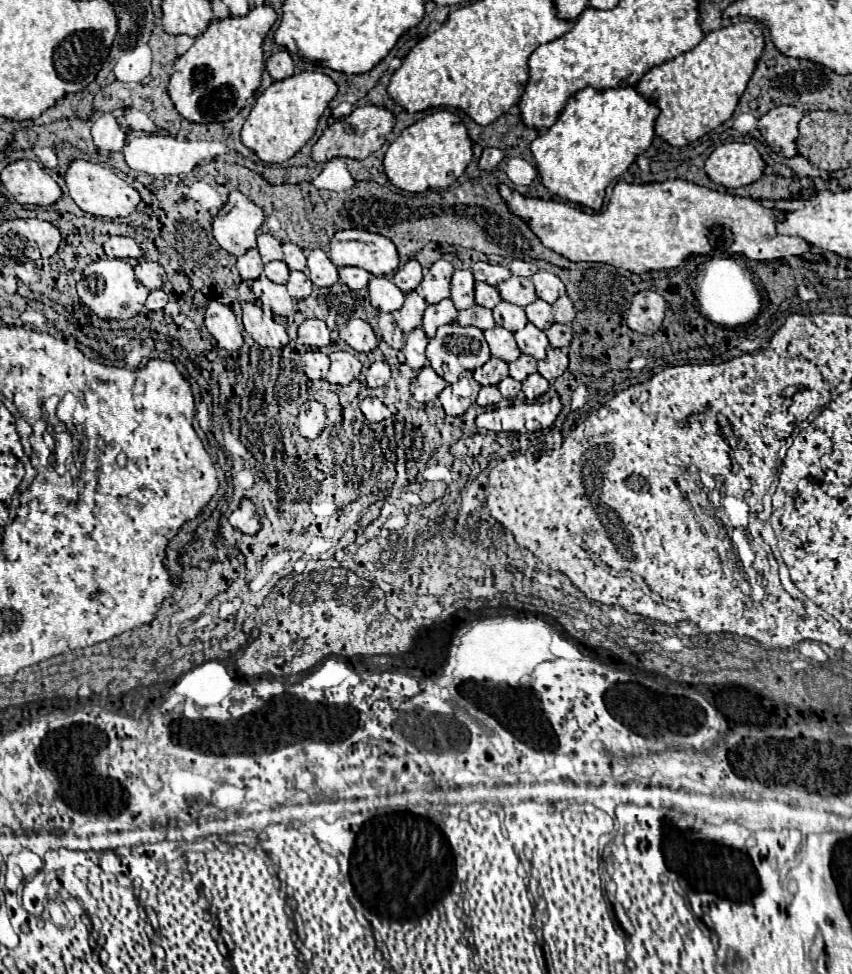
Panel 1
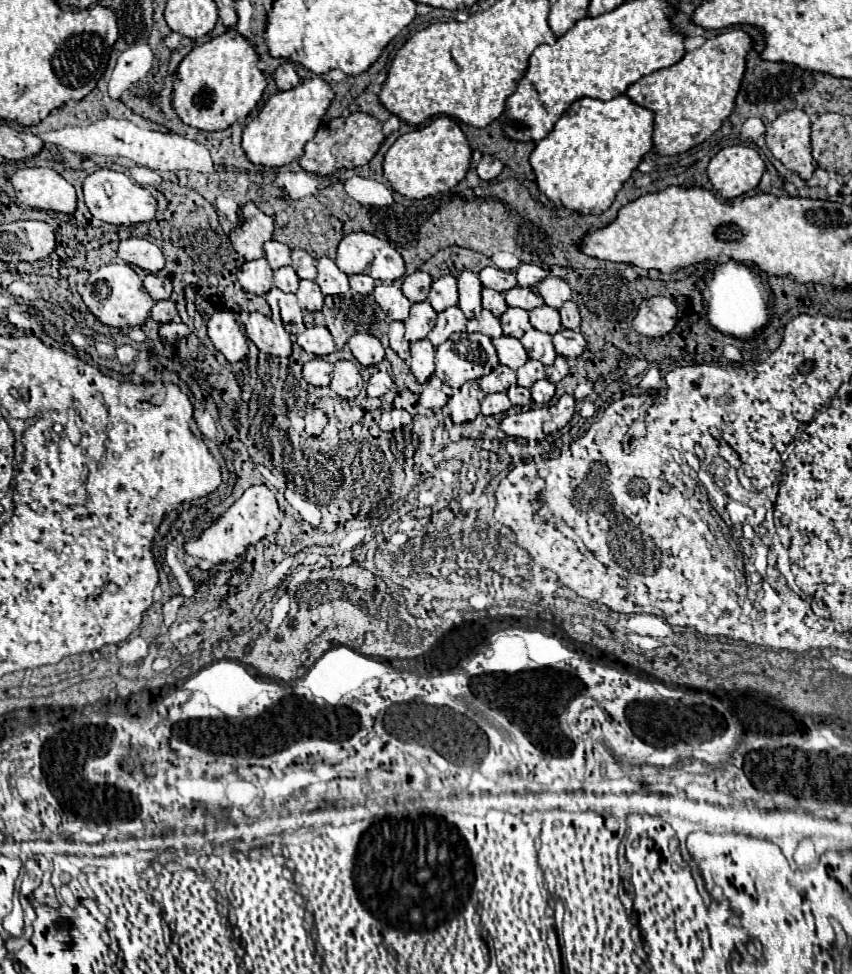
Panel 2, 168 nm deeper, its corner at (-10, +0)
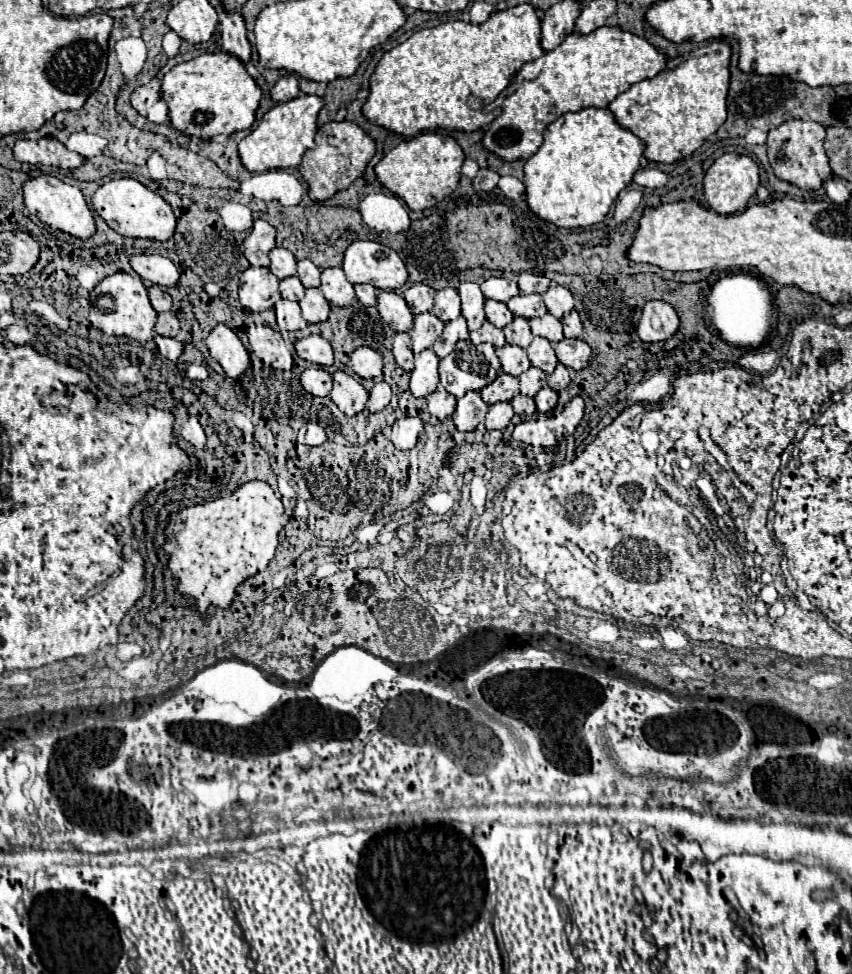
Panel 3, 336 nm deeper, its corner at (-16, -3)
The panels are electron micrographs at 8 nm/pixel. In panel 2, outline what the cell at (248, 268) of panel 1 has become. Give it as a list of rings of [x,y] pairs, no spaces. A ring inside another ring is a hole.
[[[266,257],[256,261],[246,261],[238,269],[238,283],[246,293],[264,295],[272,289],[272,269],[266,261]]]

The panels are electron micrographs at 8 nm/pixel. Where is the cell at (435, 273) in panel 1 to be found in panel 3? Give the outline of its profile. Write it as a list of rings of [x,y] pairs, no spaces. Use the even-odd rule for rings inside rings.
[[[446,286],[446,288],[436,292],[436,296],[434,296],[434,314],[442,322],[454,320],[454,318],[458,318],[462,314],[460,312],[460,296],[458,296],[456,288]]]

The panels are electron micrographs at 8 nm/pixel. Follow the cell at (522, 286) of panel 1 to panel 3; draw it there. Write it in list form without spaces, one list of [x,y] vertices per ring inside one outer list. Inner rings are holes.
[[[518,294],[508,302],[508,308],[514,316],[522,316],[522,318],[544,316],[548,312],[540,294]]]

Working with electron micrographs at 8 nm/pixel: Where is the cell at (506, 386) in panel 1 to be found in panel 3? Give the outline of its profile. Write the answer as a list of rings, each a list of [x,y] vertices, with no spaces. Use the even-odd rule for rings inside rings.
[[[518,394],[516,398],[512,398],[510,404],[514,406],[514,412],[520,416],[532,416],[536,412],[534,400],[530,396],[524,396],[524,394]]]

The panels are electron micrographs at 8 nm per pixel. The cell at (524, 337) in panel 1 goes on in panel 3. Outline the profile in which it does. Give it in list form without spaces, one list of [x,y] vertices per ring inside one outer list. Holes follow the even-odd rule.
[[[534,336],[532,344],[528,346],[528,358],[530,358],[532,366],[544,370],[546,374],[552,374],[554,368],[558,366],[558,358],[554,354],[552,344],[542,336]]]

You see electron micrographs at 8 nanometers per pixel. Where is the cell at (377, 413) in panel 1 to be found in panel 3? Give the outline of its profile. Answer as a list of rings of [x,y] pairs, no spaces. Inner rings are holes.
[[[403,417],[392,426],[390,442],[399,450],[410,450],[417,444],[423,430],[423,422],[419,417]]]

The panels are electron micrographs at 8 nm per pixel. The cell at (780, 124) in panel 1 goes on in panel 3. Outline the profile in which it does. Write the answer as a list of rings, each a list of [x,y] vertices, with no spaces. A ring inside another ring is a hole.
[[[788,120],[782,126],[768,132],[768,160],[774,168],[774,174],[780,180],[796,184],[804,190],[818,190],[826,178],[832,176],[828,166],[828,156],[824,152],[826,130],[822,124],[812,120]]]

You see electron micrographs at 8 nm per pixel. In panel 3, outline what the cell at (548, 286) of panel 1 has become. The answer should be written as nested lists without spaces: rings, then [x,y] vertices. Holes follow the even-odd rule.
[[[552,284],[544,294],[544,304],[548,308],[550,314],[554,314],[556,318],[564,318],[572,308],[574,308],[574,298],[572,298],[572,292],[566,288],[566,286],[560,286],[560,284]]]

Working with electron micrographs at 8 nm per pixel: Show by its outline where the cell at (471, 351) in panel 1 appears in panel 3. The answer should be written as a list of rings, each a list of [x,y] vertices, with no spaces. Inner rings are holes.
[[[456,342],[456,348],[440,360],[440,384],[462,398],[468,390],[482,390],[502,374],[500,360],[492,344]]]

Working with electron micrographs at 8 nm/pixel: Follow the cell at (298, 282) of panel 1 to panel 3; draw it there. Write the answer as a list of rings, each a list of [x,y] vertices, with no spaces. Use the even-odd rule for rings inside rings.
[[[308,288],[306,296],[300,300],[300,308],[306,322],[324,322],[330,314],[330,304],[320,288]]]

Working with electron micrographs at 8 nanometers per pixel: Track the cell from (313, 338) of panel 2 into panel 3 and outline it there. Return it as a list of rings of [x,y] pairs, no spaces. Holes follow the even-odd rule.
[[[310,334],[308,338],[298,340],[294,346],[296,346],[296,354],[312,364],[318,364],[318,366],[334,364],[334,350],[330,342],[320,334]]]

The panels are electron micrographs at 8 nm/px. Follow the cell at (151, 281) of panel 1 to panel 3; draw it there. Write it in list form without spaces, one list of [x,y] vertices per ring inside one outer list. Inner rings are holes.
[[[150,286],[148,288],[148,296],[150,296],[150,302],[154,306],[156,312],[164,312],[164,310],[170,310],[172,308],[172,298],[166,290],[162,290],[160,286]]]

